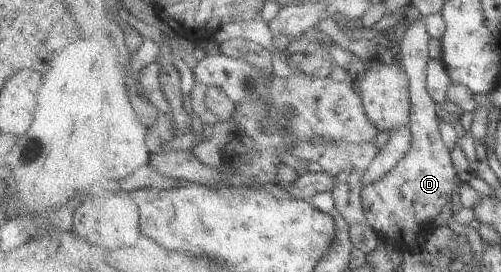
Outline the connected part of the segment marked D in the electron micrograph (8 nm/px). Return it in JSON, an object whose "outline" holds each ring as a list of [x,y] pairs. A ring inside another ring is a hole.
{"outline":[[[426,18],[410,20],[398,49],[402,51],[402,63],[411,79],[413,95],[413,150],[383,180],[369,183],[362,191],[362,205],[368,222],[374,230],[390,240],[404,235],[415,244],[424,238],[424,231],[433,225],[456,193],[458,176],[463,177],[453,160],[452,149],[444,143],[440,133],[439,106],[429,92],[430,41],[432,36]],[[420,227],[421,230],[420,230]],[[408,235],[409,238],[406,238]]]}

